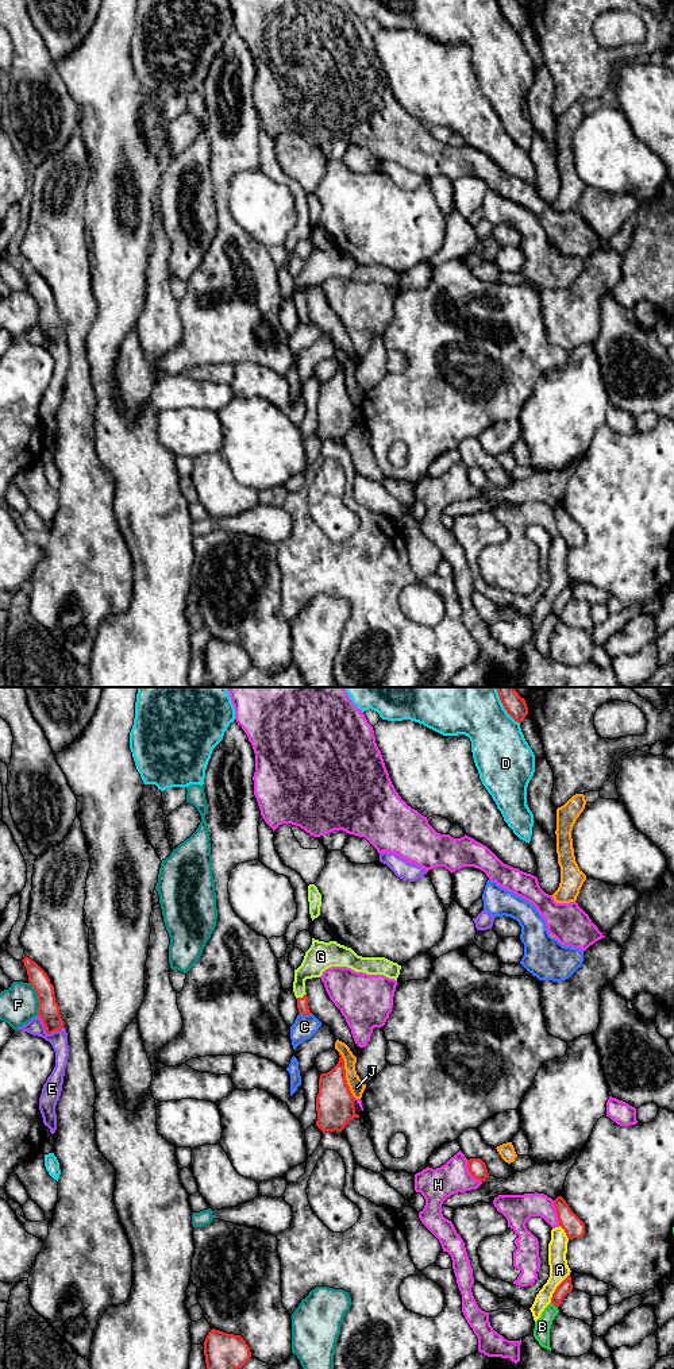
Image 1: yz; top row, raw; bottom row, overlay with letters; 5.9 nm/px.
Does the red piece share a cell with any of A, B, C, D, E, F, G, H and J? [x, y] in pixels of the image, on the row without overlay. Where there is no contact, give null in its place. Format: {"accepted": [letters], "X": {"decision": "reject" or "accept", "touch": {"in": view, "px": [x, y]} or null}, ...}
{"accepted": ["G"], "A": {"decision": "reject", "touch": {"in": "yz", "px": [557, 597]}}, "B": {"decision": "reject", "touch": {"in": "yz", "px": [554, 613]}}, "C": {"decision": "reject", "touch": {"in": "yz", "px": [305, 323]}}, "D": {"decision": "reject", "touch": {"in": "yz", "px": [504, 16]}}, "E": {"decision": "reject", "touch": {"in": "yz", "px": [46, 340]}}, "F": {"decision": "reject", "touch": {"in": "yz", "px": [38, 307]}}, "G": {"decision": "accept", "touch": {"in": "yz", "px": [300, 307]}}, "H": {"decision": "reject", "touch": {"in": "yz", "px": [469, 479]}}, "J": {"decision": "reject", "touch": {"in": "yz", "px": [345, 384]}}}

